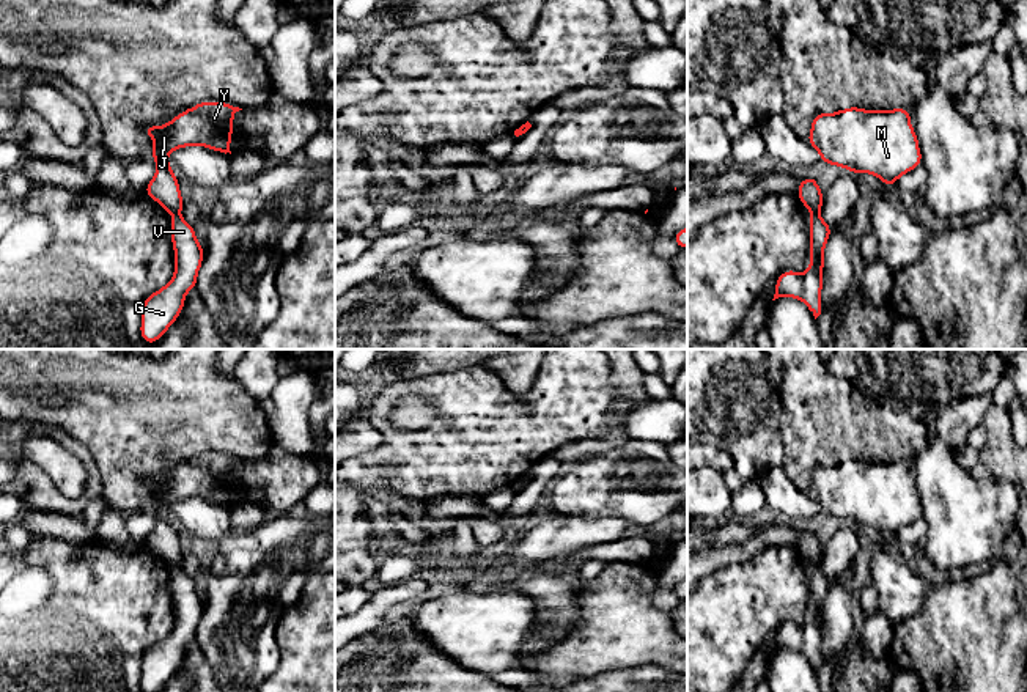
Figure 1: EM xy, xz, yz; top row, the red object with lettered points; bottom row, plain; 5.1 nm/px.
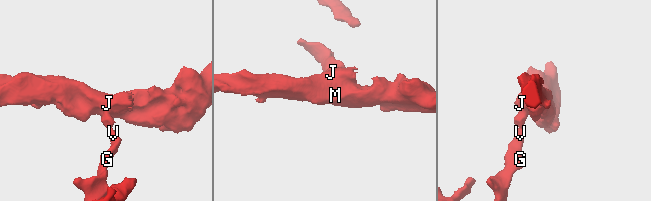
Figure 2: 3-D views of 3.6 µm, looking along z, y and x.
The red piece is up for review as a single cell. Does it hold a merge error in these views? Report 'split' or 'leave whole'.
split

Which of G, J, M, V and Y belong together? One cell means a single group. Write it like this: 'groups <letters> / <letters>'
groups G V / J M Y

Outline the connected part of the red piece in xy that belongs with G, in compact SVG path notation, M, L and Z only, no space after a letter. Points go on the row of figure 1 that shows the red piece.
M179 212L171 217L171 242L175 275L164 288L149 294L142 305L140 335L148 344L156 343L178 319L186 294L197 286L203 263L203 245L195 239L195 228Z

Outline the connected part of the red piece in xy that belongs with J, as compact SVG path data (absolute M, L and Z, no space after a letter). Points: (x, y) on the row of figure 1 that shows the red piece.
M203 101L176 115L165 126L146 126L146 135L154 140L151 157L156 160L157 170L145 187L145 193L170 214L178 214L186 203L167 156L190 145L231 154L233 116L239 110L242 109L228 102Z

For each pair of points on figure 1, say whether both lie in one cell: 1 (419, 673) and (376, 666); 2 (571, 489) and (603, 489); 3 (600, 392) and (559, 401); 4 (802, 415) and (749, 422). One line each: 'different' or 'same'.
1: same
2: same
3: same
4: different

